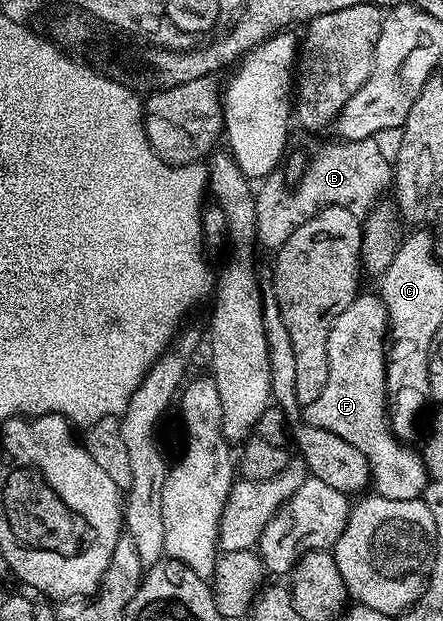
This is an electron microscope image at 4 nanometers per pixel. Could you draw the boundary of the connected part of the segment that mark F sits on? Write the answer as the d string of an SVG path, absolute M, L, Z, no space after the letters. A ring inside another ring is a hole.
M360 293L353 305L333 321L329 329L329 381L321 397L302 408L302 418L311 426L329 430L356 446L368 459L374 494L393 501L422 496L427 487L427 467L418 450L402 447L389 426L387 410L387 310L378 294Z

